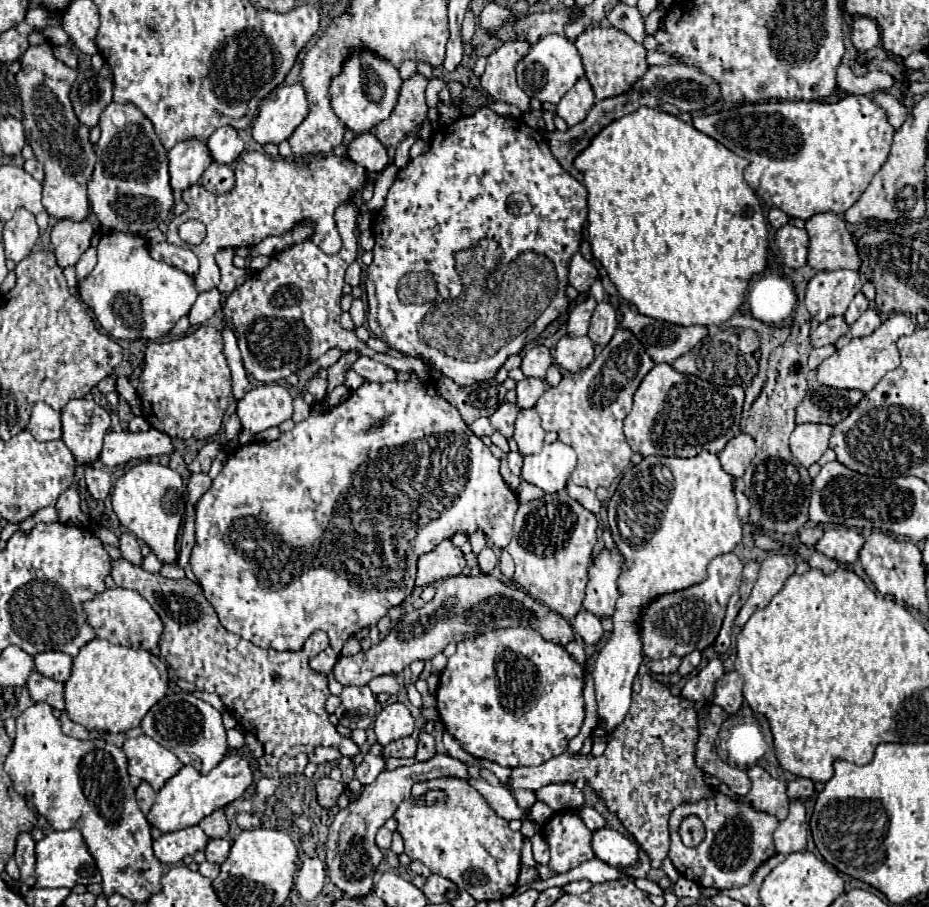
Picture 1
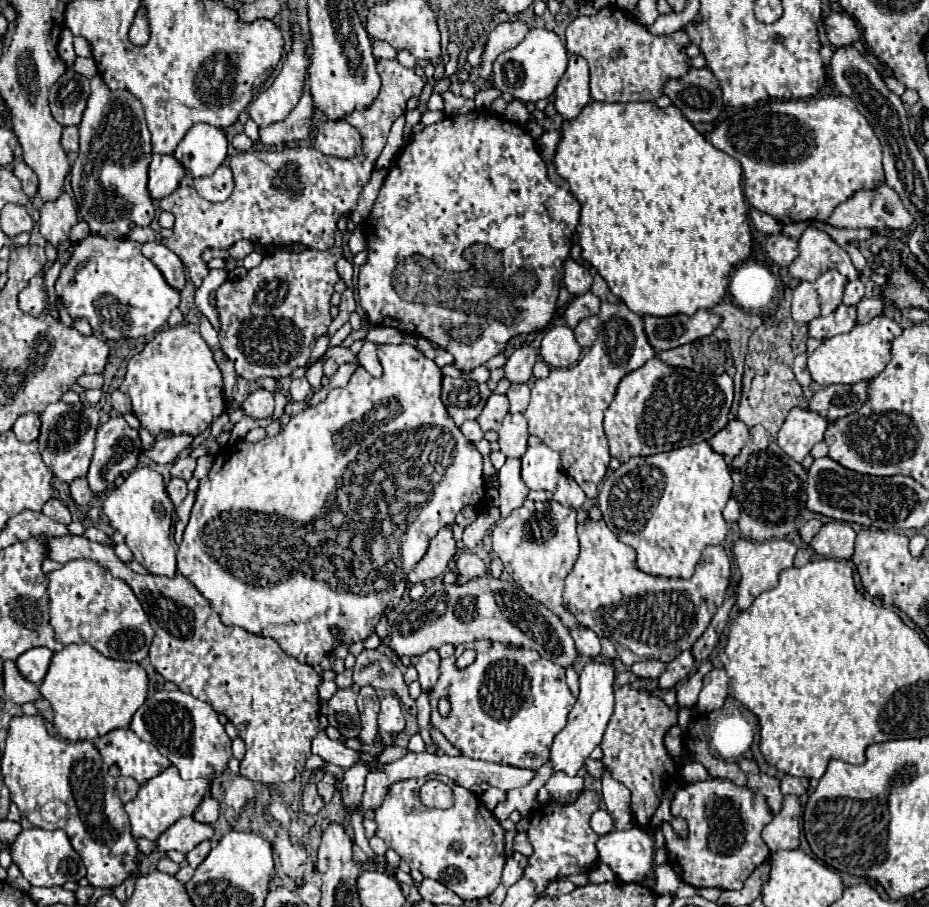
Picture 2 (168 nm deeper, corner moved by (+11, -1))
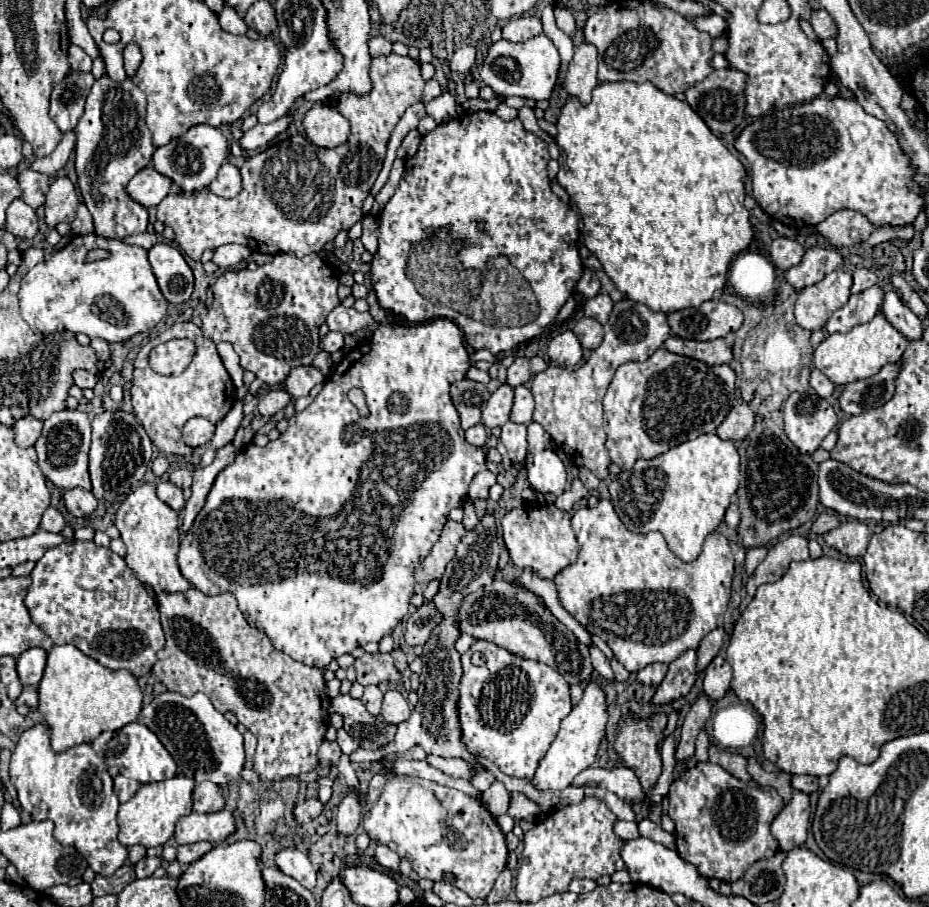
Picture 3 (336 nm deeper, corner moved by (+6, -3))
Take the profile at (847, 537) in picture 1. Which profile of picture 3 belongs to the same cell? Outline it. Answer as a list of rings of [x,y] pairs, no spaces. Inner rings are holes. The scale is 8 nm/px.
[[[848,520],[842,522],[838,528],[826,532],[822,538],[830,548],[838,550],[840,554],[848,558],[860,558],[866,552],[870,536],[872,536],[872,528],[868,524],[858,520]]]

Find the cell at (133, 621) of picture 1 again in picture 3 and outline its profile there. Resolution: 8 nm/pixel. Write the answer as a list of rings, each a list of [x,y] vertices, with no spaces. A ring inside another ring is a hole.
[[[74,542],[50,548],[30,572],[32,584],[28,586],[26,606],[32,620],[52,638],[54,644],[74,644],[86,656],[98,660],[112,670],[130,670],[134,676],[144,676],[156,662],[156,652],[164,648],[164,632],[154,596],[126,566],[124,558],[94,542]]]

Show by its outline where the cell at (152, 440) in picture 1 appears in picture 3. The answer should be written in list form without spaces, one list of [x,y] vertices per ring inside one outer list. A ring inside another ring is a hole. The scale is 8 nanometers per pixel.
[[[190,418],[184,426],[184,444],[190,448],[206,446],[214,436],[214,428],[216,426],[204,418]]]

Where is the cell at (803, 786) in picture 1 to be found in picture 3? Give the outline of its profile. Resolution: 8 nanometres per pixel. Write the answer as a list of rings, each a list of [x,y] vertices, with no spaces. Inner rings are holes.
[[[792,776],[792,788],[804,794],[812,794],[818,790],[818,778],[816,776]]]

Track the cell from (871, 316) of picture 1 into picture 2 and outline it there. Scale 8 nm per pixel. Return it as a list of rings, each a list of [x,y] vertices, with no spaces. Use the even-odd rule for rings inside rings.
[[[863,298],[857,304],[857,322],[867,324],[871,318],[881,316],[885,312],[885,304],[879,298]]]

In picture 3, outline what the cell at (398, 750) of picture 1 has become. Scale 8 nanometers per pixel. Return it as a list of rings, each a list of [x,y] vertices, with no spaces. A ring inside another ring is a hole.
[[[340,728],[338,730],[338,746],[340,746],[340,750],[344,752],[344,754],[352,754],[354,750],[358,750],[360,746],[358,746],[358,742],[354,742],[350,736],[348,736],[348,732],[344,730],[344,728]]]

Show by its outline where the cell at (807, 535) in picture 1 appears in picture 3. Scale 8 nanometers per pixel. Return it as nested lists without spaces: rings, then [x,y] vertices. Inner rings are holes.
[[[820,514],[816,520],[814,520],[814,524],[812,524],[812,532],[814,534],[824,534],[824,532],[828,532],[828,530],[834,530],[834,528],[838,528],[840,526],[840,520],[838,520],[838,516],[834,516],[834,514]]]

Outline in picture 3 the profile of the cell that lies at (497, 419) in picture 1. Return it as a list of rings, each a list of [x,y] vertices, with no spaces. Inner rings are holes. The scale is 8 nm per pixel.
[[[502,384],[486,402],[482,410],[482,424],[488,428],[504,426],[512,410],[512,400],[514,400],[514,390],[508,384]]]

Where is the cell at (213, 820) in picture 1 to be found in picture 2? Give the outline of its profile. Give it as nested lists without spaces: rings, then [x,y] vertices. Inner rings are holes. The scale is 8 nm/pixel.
[[[205,794],[203,800],[199,802],[199,806],[195,808],[193,818],[203,824],[213,824],[217,820],[217,816],[219,816],[219,802],[211,794]]]

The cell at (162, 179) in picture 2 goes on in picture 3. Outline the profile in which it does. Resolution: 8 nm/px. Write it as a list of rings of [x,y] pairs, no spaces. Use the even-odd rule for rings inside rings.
[[[146,166],[140,170],[128,184],[128,194],[146,208],[158,206],[170,192],[172,182],[164,174],[158,174],[154,166]]]

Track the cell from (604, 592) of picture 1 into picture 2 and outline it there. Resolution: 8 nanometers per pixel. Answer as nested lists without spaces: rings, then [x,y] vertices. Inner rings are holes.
[[[587,518],[577,526],[577,532],[581,552],[565,580],[563,604],[581,626],[593,630],[597,636],[609,638],[625,666],[641,660],[671,662],[683,650],[691,650],[691,646],[697,662],[713,654],[735,604],[735,582],[729,586],[731,560],[721,544],[707,546],[701,552],[701,560],[691,578],[663,578],[639,570],[637,552],[623,544],[603,520]]]

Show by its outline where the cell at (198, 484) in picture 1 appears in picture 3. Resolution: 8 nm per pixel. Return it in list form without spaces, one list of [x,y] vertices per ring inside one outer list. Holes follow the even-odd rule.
[[[160,482],[156,486],[156,492],[158,492],[158,498],[162,502],[166,502],[170,508],[174,510],[180,510],[184,506],[184,494],[182,494],[182,488],[174,486],[172,482]]]

